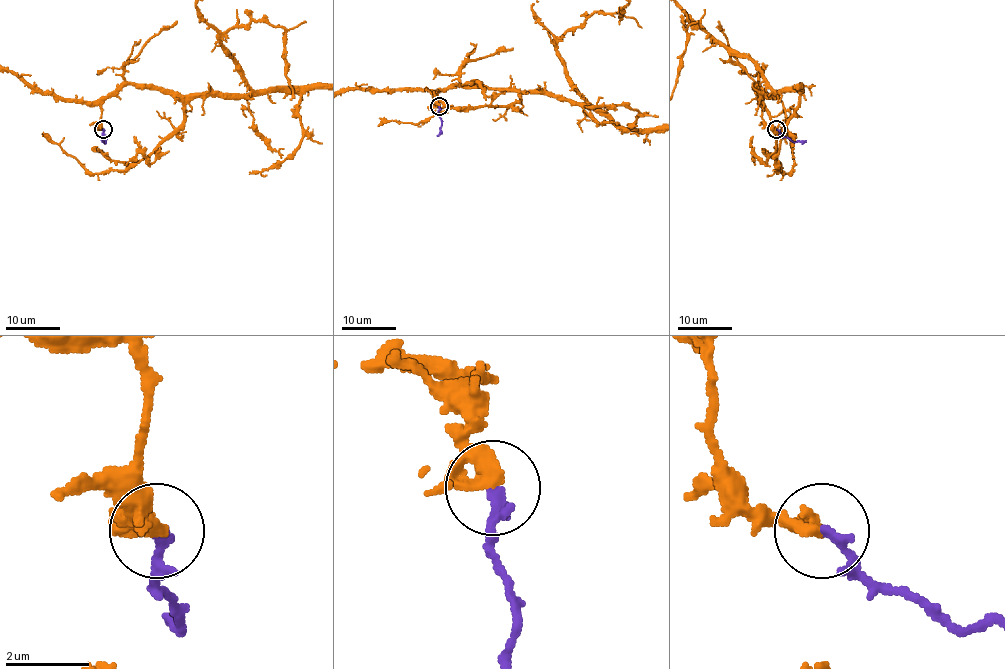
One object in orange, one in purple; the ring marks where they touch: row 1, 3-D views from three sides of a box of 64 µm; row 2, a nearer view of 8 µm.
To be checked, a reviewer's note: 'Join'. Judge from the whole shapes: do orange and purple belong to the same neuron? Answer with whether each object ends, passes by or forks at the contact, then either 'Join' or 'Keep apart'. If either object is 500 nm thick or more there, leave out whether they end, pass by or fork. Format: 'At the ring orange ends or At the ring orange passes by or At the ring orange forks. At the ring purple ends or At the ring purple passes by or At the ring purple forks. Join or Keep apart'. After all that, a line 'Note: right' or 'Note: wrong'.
At the ring orange passes by. At the ring purple ends. Join
Note: right

